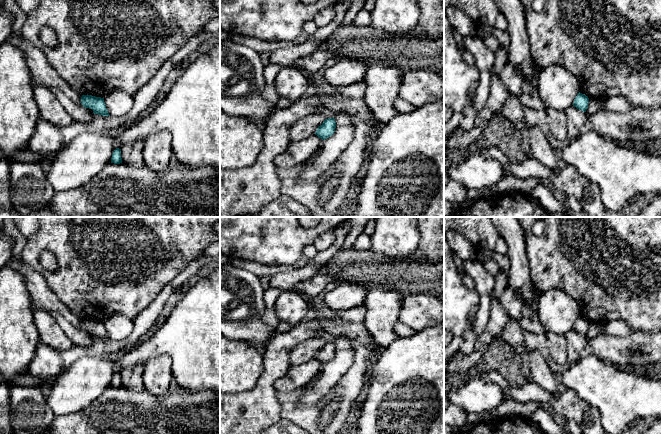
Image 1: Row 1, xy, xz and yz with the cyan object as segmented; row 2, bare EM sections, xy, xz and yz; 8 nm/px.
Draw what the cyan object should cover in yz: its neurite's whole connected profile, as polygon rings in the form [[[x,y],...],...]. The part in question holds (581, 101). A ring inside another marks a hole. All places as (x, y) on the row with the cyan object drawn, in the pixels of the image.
[[[579,92],[574,99],[573,106],[588,115],[592,115],[603,110],[603,101],[600,99],[589,99],[588,96]]]

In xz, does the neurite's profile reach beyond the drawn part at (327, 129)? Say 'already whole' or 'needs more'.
needs more

